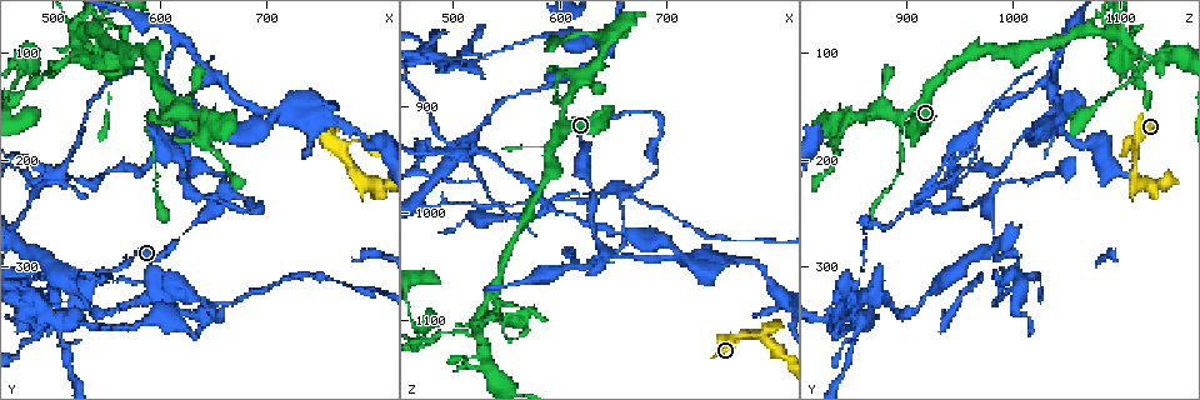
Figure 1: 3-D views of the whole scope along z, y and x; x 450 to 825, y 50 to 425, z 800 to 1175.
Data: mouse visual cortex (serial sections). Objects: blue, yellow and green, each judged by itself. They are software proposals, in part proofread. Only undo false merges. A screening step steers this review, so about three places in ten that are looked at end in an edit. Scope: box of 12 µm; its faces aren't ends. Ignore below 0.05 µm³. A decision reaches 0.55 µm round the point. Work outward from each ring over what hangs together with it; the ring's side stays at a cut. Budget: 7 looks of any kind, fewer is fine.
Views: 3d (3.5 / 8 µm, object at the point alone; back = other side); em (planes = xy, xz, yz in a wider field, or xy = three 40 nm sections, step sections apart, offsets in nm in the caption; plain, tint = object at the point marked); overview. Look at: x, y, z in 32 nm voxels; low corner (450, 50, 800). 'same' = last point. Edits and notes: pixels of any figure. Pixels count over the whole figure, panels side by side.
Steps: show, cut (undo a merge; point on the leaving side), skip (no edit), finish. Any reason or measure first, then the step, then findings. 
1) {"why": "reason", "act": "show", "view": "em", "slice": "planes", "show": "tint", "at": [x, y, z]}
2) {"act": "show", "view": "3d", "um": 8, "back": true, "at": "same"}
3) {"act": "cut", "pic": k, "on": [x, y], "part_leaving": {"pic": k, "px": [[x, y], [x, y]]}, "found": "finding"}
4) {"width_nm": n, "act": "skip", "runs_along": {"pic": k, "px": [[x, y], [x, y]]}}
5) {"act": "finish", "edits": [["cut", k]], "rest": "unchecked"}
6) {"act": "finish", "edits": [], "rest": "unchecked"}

{"why": "a narrow waist", "act": "show", "view": "3d", "um": 3.5, "at": [542, 78, 1072]}

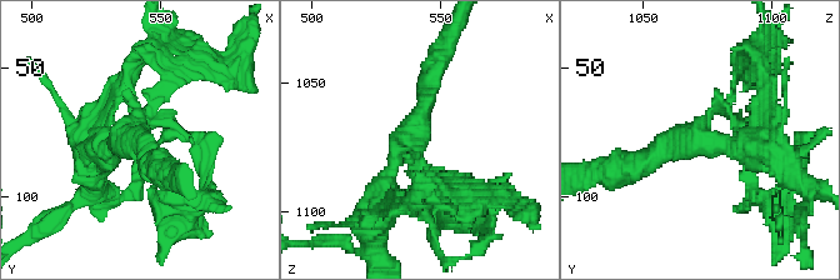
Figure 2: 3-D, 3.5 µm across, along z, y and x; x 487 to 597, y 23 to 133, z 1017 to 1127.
{"arms": 4, "arm_widths_nm": [100, 150, 250, 300], "act": "show", "view": "em", "slice": "planes", "show": "tint", "at": [540, 78, 1070]}

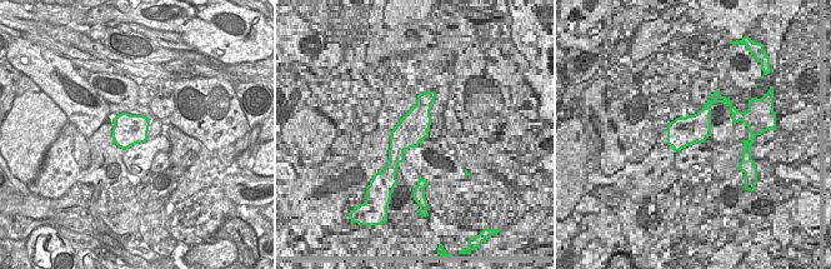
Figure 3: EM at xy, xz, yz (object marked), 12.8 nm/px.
{"act": "cut", "pic": 2, "on": [425, 209], "part_leaving": {"pic": 2, "px": [[420, 159], [416, 200], [431, 229]]}, "found": "a second cell is stuck on"}

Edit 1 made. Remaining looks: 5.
{"why": "narrows sharply", "act": "show", "view": "3d", "um": 3.5, "at": [780, 180, 1114]}

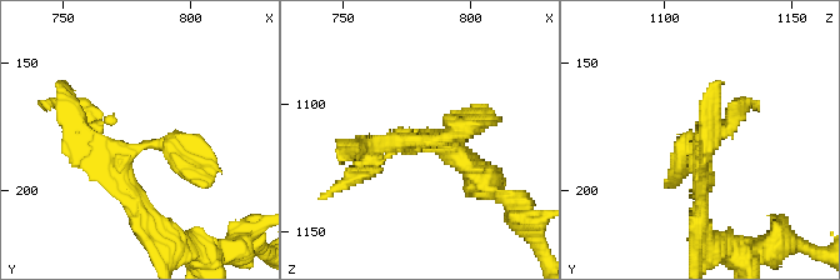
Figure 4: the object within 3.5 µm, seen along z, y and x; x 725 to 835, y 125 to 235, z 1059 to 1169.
{"act": "show", "view": "em", "slice": "xy", "step": 3, "show": "tint", "at": [782, 183, 1114]}

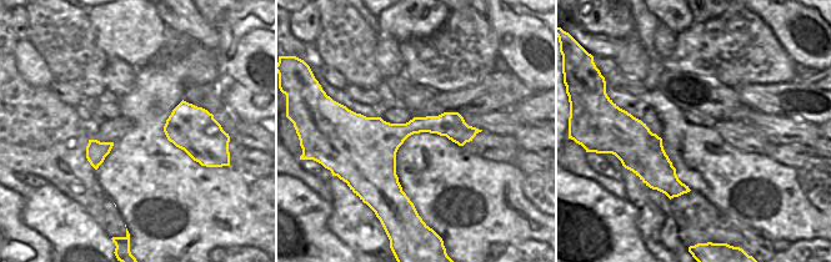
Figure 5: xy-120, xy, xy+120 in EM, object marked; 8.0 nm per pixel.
{"act": "skip", "runs_along": {"pic": 4, "px": [[368, 166], [371, 146], [490, 118]]}, "found": "all the same cell"}

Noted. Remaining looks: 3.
{"act": "show", "view": "3d", "um": 3.5, "at": [686, 248, 906]}

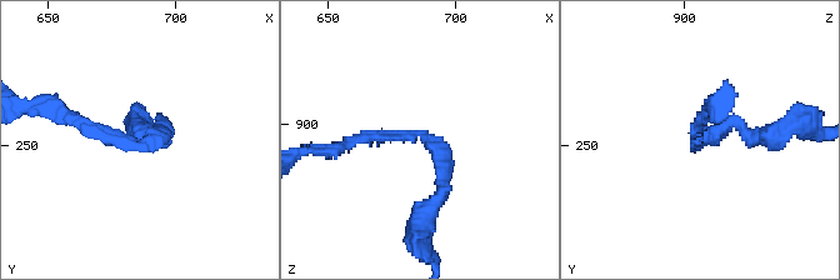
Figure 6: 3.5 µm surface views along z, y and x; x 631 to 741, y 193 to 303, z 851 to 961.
{"arm_widths_nm": [150, 200], "why": "now the EM", "act": "show", "view": "em", "slice": "xy", "step": 5, "show": "tint", "at": [687, 248, 905]}

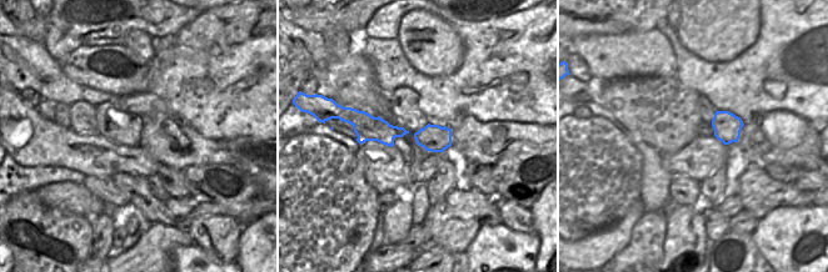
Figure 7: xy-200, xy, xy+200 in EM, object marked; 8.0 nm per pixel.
{"act": "skip", "runs_along": {"pic": 6, "px": [[435, 199], [443, 161], [424, 135], [348, 141]]}, "found": "continuous, no second cell"}

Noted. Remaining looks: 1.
{"act": "finish", "edits": [["cut", 2]], "rest": "unchecked"}

